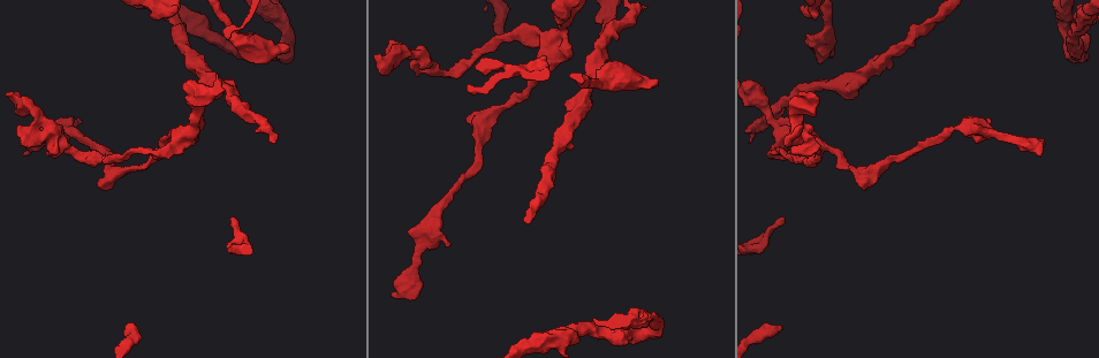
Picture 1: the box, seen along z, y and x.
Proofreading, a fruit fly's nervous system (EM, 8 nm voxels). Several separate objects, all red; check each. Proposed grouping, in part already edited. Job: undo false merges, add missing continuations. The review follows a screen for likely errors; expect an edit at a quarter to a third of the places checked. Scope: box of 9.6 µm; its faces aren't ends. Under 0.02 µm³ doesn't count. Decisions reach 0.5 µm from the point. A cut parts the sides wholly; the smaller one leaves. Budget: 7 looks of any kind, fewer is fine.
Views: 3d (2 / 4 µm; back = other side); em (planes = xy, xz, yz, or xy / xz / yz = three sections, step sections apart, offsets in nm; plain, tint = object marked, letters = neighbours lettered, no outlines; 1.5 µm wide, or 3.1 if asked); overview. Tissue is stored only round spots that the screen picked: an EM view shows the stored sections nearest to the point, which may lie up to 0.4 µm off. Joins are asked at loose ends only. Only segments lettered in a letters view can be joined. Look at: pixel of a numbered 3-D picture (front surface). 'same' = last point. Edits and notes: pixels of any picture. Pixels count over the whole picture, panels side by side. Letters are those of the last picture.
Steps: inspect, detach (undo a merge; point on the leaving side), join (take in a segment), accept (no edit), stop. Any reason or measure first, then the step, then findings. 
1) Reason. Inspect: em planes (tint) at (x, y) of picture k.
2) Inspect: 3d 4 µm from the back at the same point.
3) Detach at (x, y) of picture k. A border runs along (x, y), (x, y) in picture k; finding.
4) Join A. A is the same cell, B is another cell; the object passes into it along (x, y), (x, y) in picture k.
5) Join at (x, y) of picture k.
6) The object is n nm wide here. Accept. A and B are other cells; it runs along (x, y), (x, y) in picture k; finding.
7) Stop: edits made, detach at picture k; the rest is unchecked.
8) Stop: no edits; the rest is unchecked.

Free end. Inspect: 3d 2 µm at (788, 144) of picture 1.

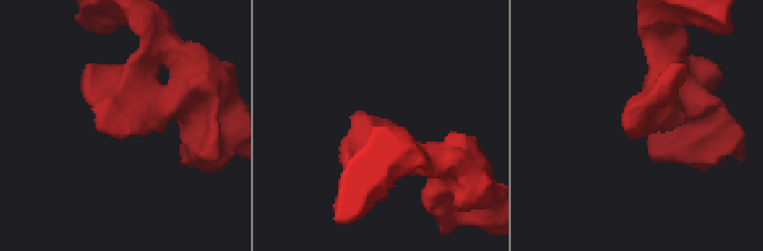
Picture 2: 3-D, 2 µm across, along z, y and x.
Inspect: em xz step 8 (letters) at (103, 131) of picture 2.

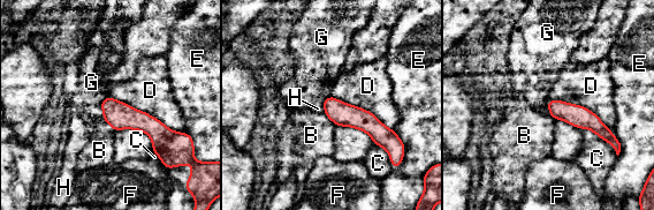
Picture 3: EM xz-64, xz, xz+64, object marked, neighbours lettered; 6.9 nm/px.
Accept. B, C, D, E, F, G and H are other cells; none of them fits.

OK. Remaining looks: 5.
Thick turns thin. Inspect: 3d 4 µm from the back at (536, 33) of picture 1.

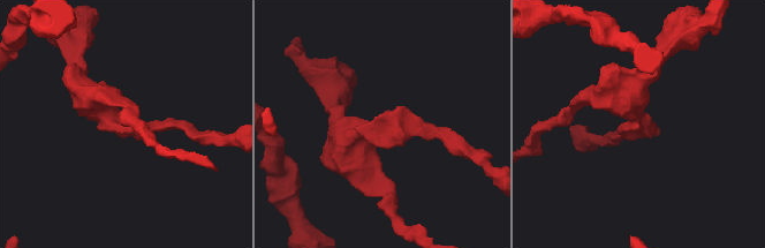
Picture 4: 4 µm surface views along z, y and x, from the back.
The arms are 190, 440 nm wide. Inspect: em yz step 8 (tint) at (640, 127) of picture 4.

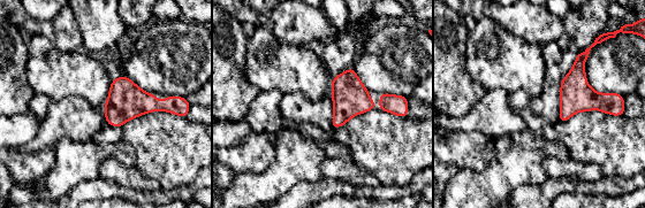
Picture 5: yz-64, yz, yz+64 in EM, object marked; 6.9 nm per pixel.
Inspect: em planes (letters) at the same point.

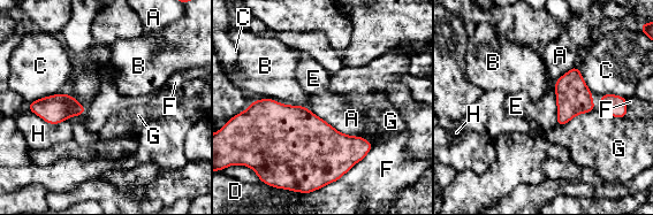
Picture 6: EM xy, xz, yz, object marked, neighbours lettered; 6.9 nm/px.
The object is 240 nm wide here. Accept. A, B, C, D, E, F, G and H are other cells; a border runs along (593, 109), (556, 125) in picture 6; one cell here.

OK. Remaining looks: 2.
Branch stops here. Inspect: em xy step 8 (tint) at (780, 330) of picture 1.

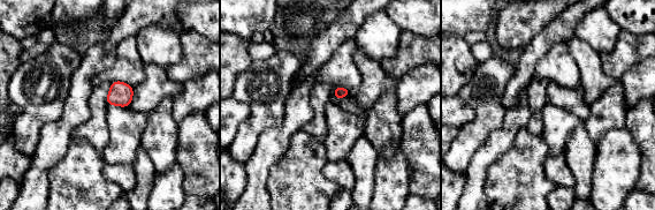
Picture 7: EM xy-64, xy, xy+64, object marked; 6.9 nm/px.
Inspect: em xz step 8 (letters) at the same point.

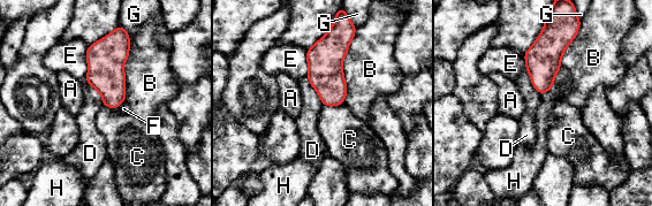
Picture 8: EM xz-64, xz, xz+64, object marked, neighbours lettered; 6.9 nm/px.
The object is 160 nm wide here; the longest contact is with B, 550 nm. Accept. A, B, C, D, E, F, G and H are other cells; none of them fits.

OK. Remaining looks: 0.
Stop: no edits; the rest is unchecked.

